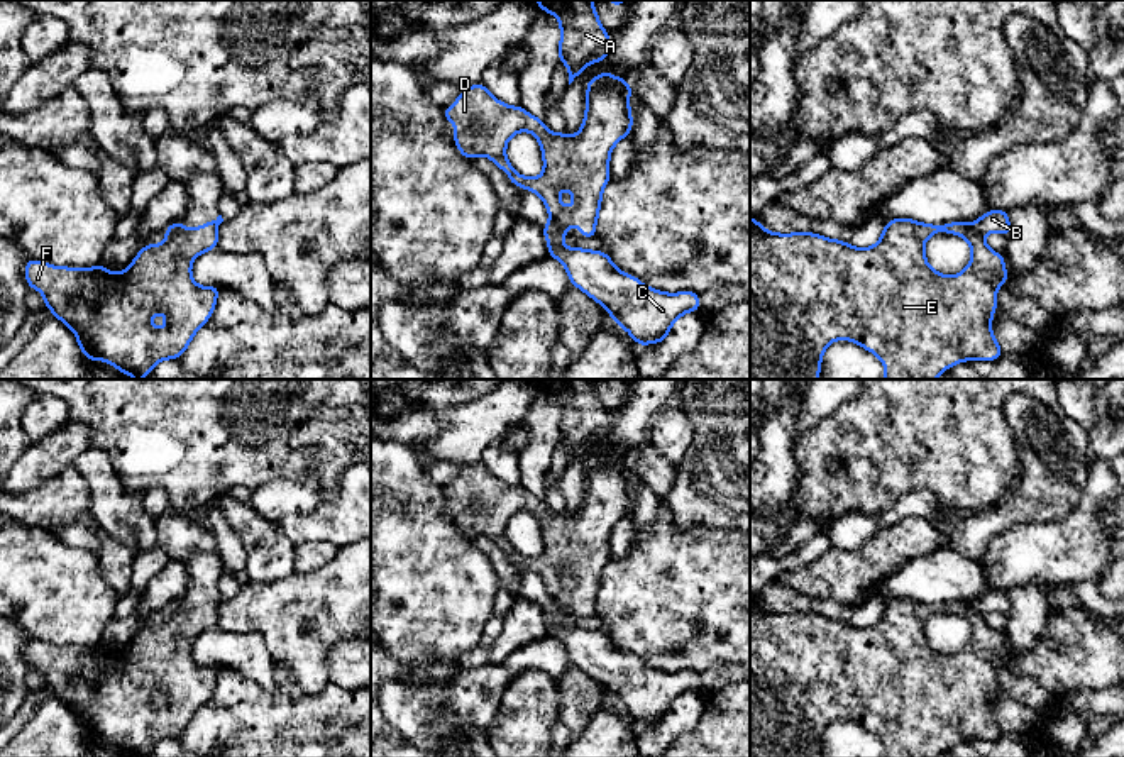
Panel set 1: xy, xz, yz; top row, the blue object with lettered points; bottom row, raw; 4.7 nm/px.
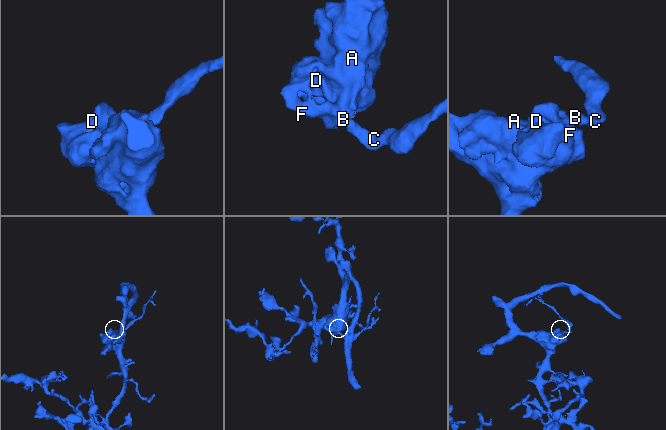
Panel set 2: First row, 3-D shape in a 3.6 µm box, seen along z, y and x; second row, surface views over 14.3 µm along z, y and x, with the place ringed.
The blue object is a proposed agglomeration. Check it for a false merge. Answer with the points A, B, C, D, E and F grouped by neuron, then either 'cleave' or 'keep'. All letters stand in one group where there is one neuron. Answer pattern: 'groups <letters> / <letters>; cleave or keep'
groups A D E F / B C; cleave

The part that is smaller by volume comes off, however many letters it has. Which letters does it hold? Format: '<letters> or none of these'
B, C

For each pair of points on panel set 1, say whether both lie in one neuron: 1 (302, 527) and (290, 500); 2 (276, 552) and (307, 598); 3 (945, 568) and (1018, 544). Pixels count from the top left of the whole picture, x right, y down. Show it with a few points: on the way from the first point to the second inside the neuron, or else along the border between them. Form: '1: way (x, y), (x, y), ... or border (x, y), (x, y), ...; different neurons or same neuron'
1: border (325, 500), (308, 512), (292, 513), (278, 522); different neurons
2: border (295, 571), (280, 580), (253, 583); different neurons
3: border (977, 561), (984, 571), (984, 581), (991, 588); different neurons

